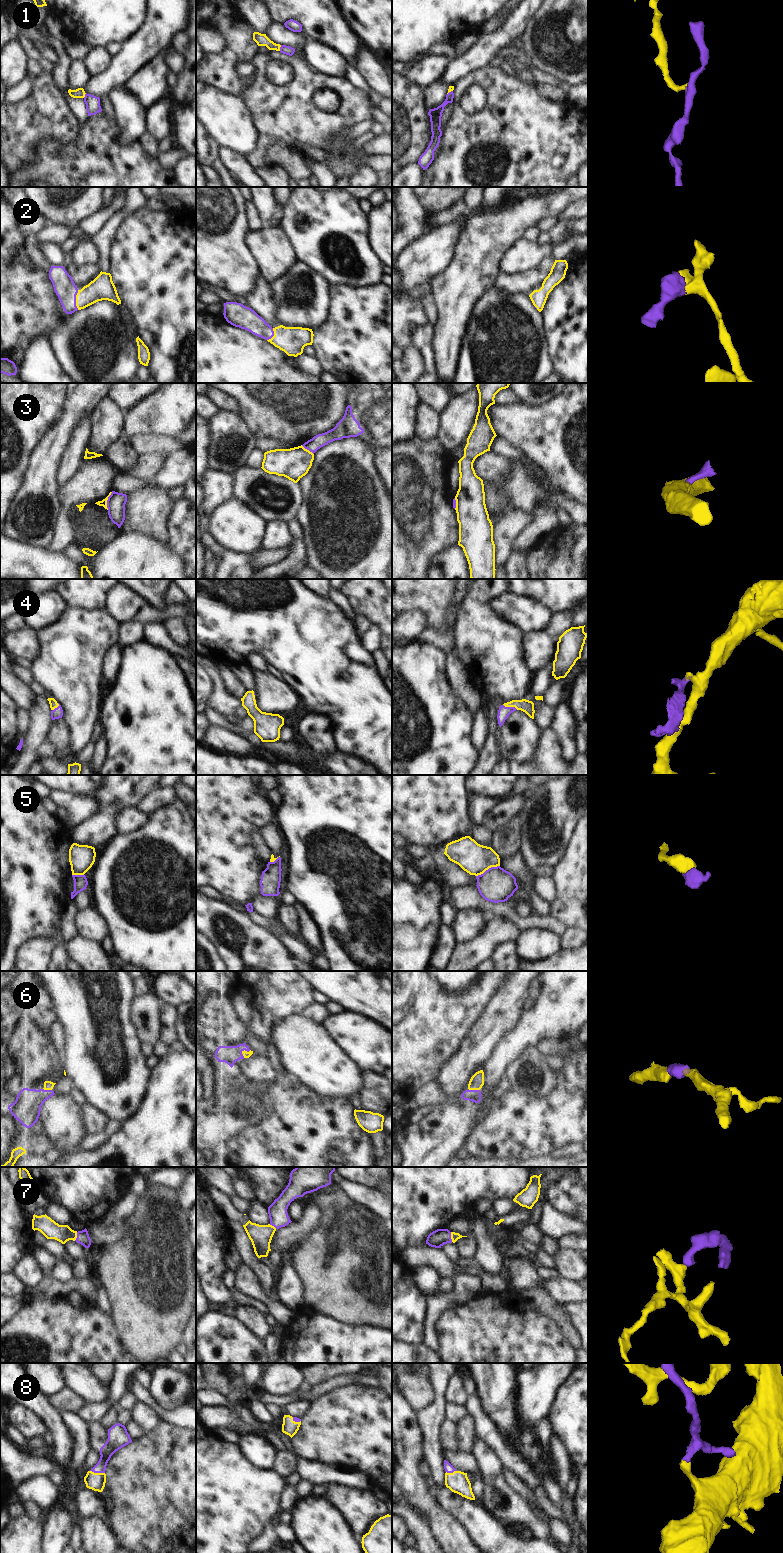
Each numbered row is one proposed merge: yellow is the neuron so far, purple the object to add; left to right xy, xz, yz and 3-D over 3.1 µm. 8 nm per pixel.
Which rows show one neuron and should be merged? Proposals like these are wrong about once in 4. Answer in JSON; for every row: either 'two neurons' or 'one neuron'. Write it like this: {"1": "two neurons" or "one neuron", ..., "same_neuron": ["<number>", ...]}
{"1": "one neuron", "2": "one neuron", "3": "two neurons", "4": "one neuron", "5": "two neurons", "6": "one neuron", "7": "one neuron", "8": "one neuron", "same_neuron": ["1", "2", "4", "6", "7", "8"]}

